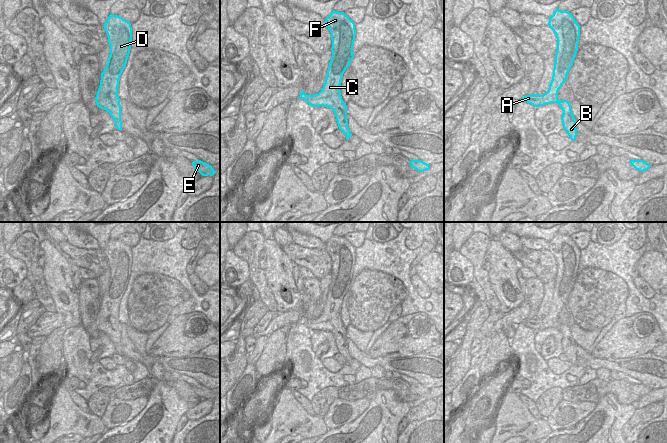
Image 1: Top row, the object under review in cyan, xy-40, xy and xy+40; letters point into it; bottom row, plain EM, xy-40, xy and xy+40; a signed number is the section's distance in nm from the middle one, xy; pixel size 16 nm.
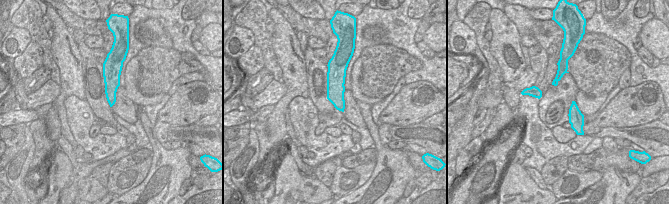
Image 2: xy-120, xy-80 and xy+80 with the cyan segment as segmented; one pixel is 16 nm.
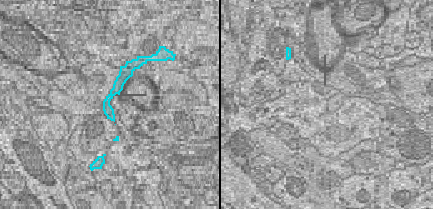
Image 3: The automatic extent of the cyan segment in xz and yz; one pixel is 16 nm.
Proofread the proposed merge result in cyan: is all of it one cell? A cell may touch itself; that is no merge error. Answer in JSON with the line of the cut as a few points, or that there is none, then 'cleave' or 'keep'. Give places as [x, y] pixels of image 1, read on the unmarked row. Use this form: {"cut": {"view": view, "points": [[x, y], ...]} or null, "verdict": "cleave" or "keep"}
{"cut": null, "verdict": "keep"}

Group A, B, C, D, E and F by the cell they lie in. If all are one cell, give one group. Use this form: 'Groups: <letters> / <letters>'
Groups: A B C D E F

